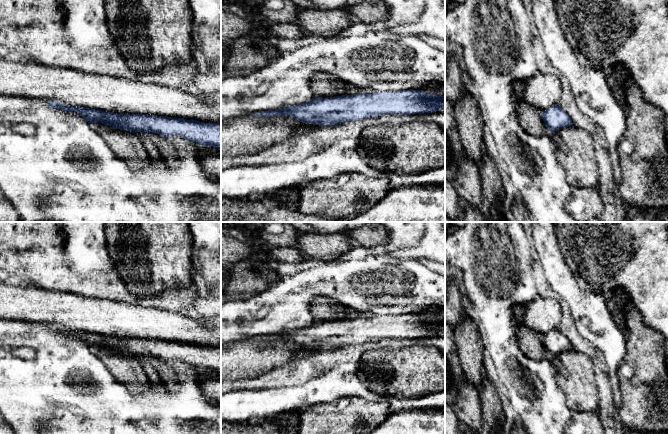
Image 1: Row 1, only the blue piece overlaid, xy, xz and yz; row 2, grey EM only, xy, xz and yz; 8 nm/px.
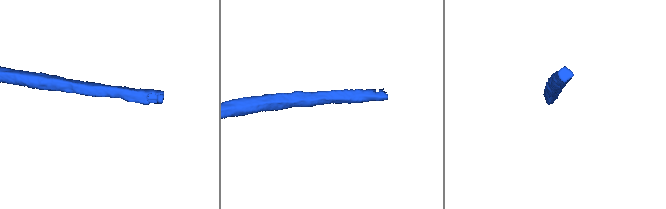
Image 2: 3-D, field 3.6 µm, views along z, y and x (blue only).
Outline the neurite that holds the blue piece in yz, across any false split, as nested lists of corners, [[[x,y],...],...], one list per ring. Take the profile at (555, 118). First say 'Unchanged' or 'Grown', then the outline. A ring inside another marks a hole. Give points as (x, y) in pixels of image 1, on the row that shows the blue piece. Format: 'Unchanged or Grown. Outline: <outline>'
Unchanged. Outline: [[[559,104],[553,105],[548,109],[541,111],[541,118],[543,119],[550,133],[560,130],[563,127],[573,125],[571,118],[566,111],[559,106]]]

